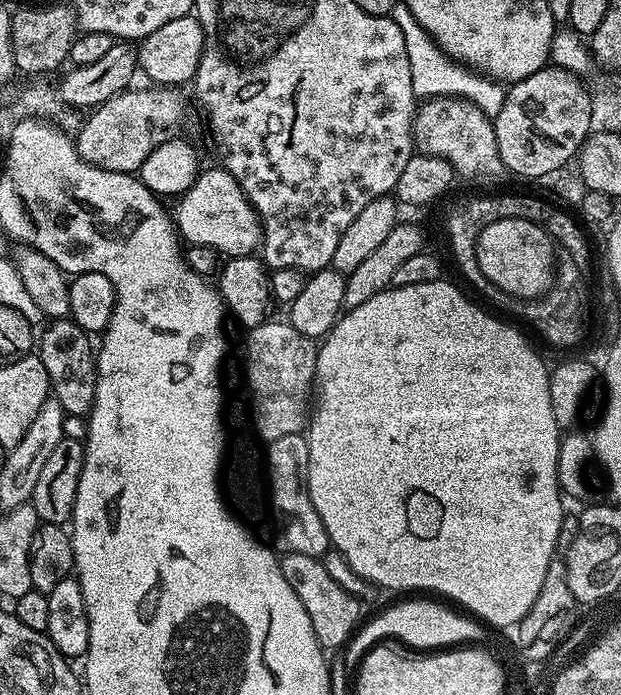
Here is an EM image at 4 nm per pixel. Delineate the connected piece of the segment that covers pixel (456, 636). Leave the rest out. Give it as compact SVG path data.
M404 598L401 604L396 604L393 608L388 608L385 612L380 612L372 621L365 623L348 641L343 649L342 655L344 660L352 666L359 665L364 655L372 648L377 647L381 642L399 642L401 645L407 646L413 650L448 650L453 646L472 646L484 636L486 631L483 623L477 622L471 615L465 614L463 611L457 610L455 607L449 606L447 603L435 604L435 599L424 598L428 600L408 600L412 598Z

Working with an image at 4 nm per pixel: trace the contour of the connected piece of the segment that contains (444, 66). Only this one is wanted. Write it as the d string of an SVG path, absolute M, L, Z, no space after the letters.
M410 10L400 12L400 21L396 24L398 30L408 28L408 33L404 36L406 50L416 52L416 68L418 76L412 76L414 94L418 98L459 98L460 100L474 104L489 118L494 118L498 110L502 110L502 102L506 91L503 83L497 82L463 64L459 60L454 60L448 56L436 44L436 41L429 36L428 31L417 22L414 14Z

